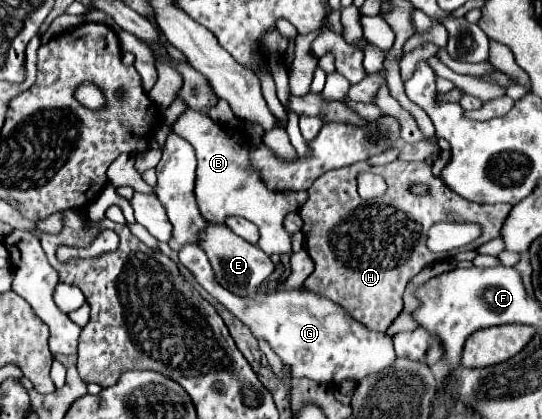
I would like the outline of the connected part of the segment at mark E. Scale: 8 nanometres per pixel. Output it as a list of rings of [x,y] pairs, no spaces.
[[[209,223],[207,233],[203,233],[201,249],[205,249],[205,253],[211,257],[211,265],[213,265],[219,285],[223,285],[227,291],[231,291],[239,297],[253,295],[257,285],[275,271],[275,265],[269,259],[269,255],[265,255],[257,245],[251,245],[251,243],[243,241],[241,237],[235,237],[231,233],[231,229],[225,229],[225,225]]]

